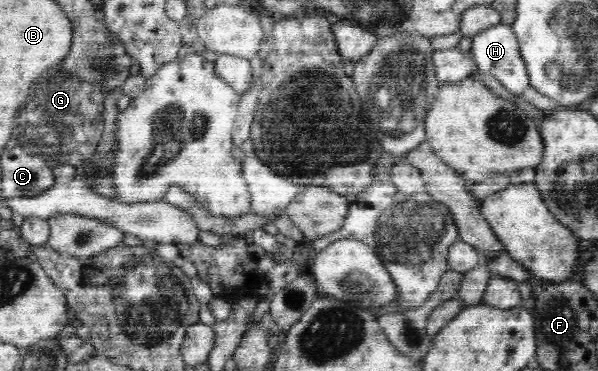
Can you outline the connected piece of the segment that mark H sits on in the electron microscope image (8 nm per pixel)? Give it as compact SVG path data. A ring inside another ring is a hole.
M496 24L476 35L470 50L480 73L488 73L510 89L513 94L521 94L529 86L529 75L522 59L513 26Z

